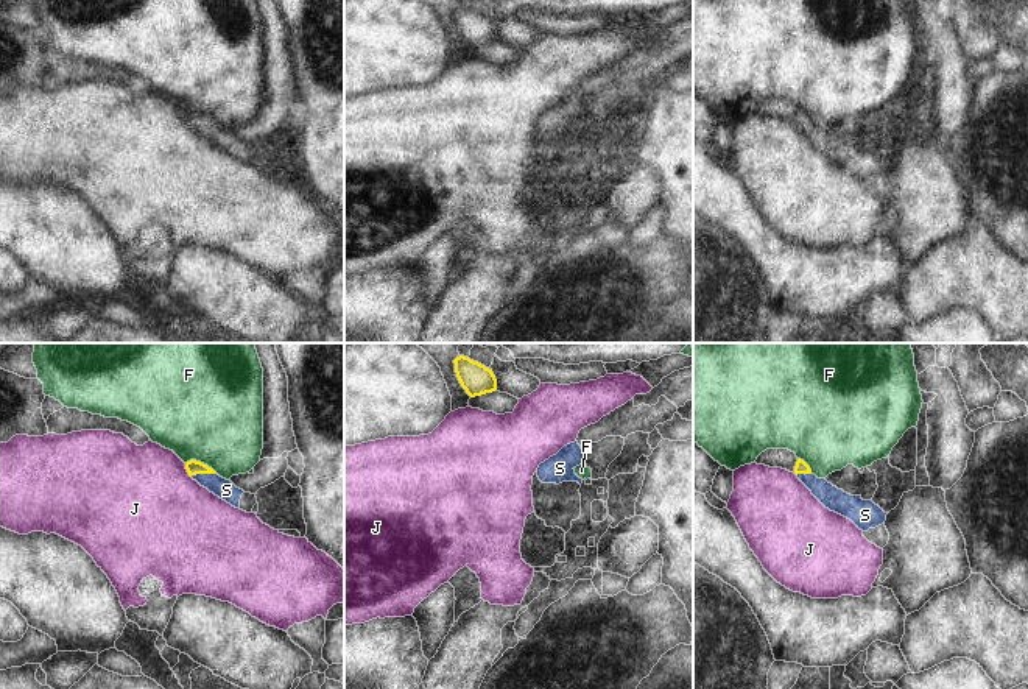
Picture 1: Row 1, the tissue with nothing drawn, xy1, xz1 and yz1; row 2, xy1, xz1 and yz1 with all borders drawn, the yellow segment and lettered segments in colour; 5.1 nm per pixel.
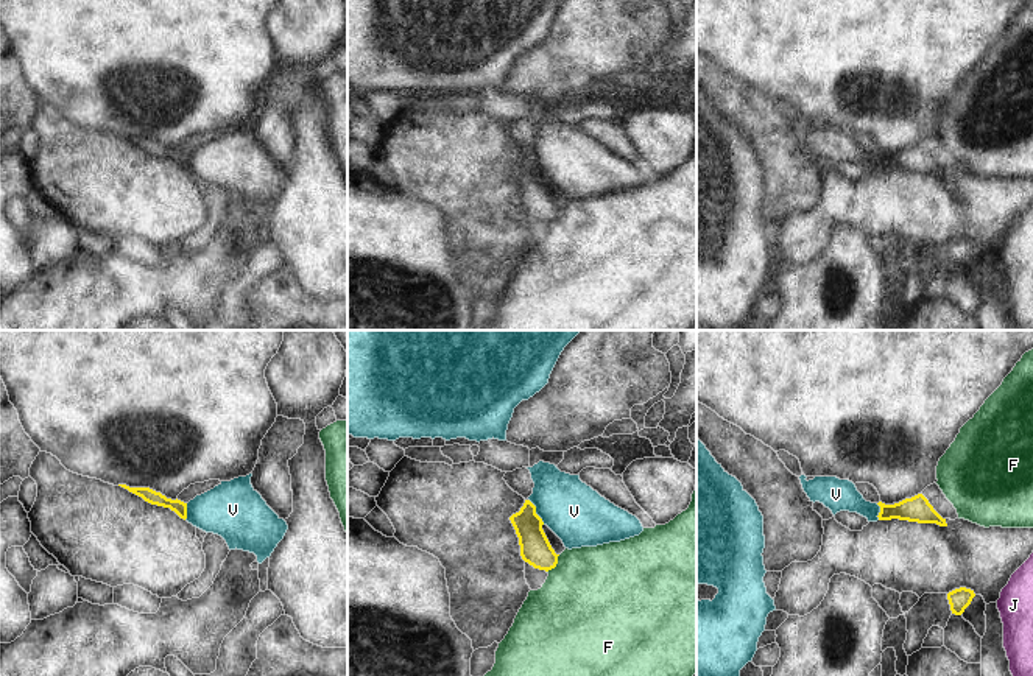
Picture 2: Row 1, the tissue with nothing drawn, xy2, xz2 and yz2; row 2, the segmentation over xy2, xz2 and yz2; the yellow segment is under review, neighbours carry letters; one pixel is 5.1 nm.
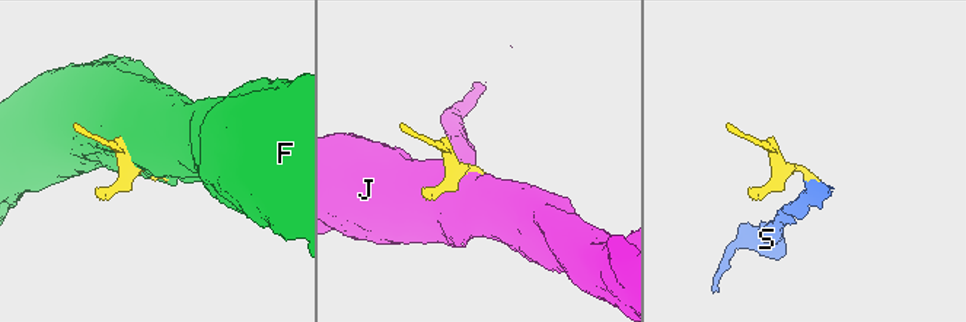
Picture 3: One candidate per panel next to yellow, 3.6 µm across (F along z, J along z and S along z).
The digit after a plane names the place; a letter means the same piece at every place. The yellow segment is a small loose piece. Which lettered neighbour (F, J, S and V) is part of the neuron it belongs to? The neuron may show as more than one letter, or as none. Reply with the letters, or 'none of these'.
S

